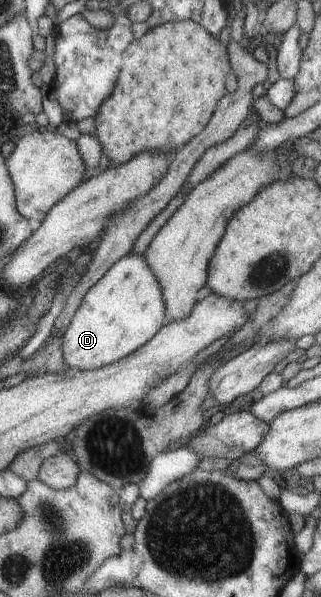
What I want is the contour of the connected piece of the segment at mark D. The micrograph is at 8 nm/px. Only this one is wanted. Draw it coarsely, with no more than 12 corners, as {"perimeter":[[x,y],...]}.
{"perimeter":[[142,254],[91,286],[61,335],[66,367],[127,357],[166,324]]}

